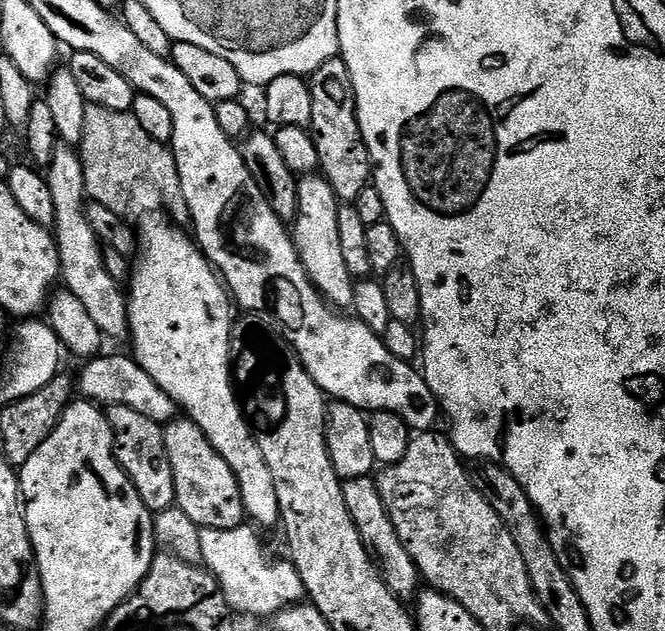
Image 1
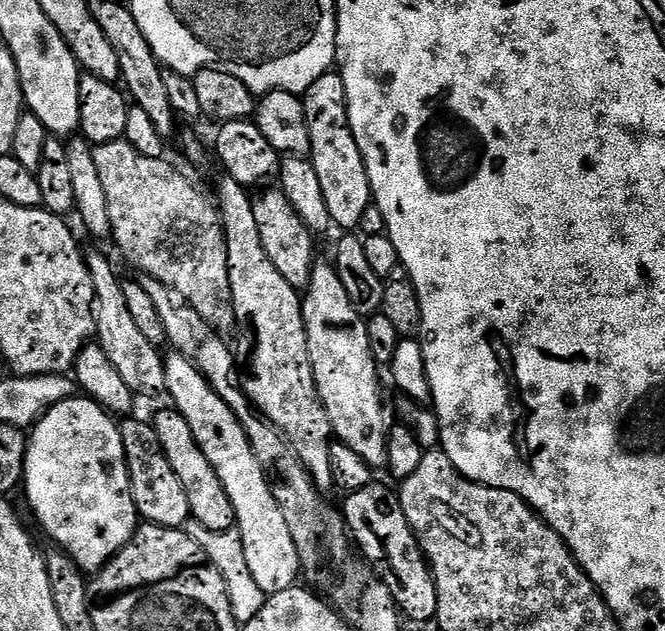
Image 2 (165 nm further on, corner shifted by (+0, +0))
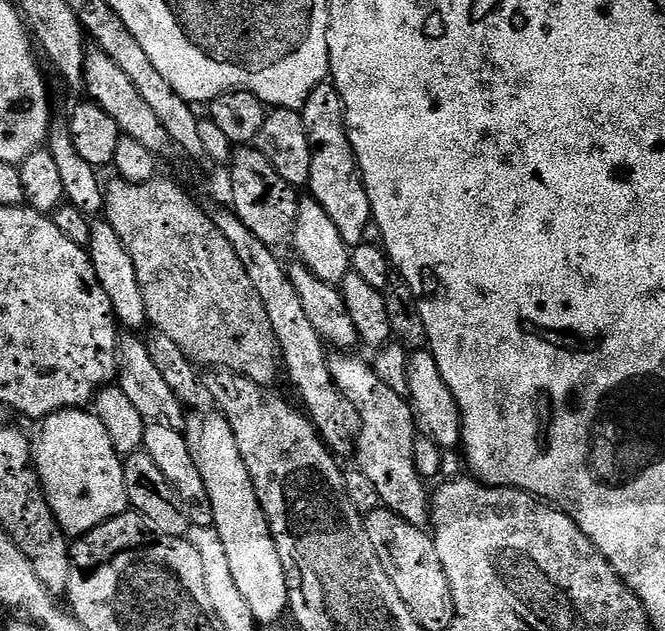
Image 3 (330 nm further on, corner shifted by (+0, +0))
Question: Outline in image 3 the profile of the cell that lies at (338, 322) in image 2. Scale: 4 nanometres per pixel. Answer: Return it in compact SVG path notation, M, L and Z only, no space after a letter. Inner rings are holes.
M336 354L328 361L332 381L338 390L358 410L360 433L354 445L354 460L359 472L373 484L379 503L397 512L406 522L424 526L430 520L430 492L424 489L425 481L416 469L416 422L412 419L412 406L386 382L378 378L371 363L363 364L352 354Z

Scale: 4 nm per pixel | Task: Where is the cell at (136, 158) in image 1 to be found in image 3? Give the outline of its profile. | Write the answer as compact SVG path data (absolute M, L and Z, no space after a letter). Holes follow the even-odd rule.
M114 178L109 184L108 181L106 184L104 212L107 219L119 232L124 245L130 250L130 256L134 258L134 270L138 270L138 286L142 286L142 302L146 302L148 324L173 340L182 349L182 354L191 358L193 364L197 366L209 364L207 366L209 369L236 372L239 376L250 378L255 384L272 386L272 383L276 380L276 368L278 372L278 349L274 326L270 326L270 314L266 314L266 306L262 302L262 298L258 298L258 290L254 290L254 282L250 282L250 277L247 276L242 262L238 262L238 254L234 254L234 246L230 246L230 242L226 242L226 237L222 235L222 230L218 230L218 226L214 226L211 215L207 211L204 213L192 201L191 194L182 185L175 184L172 180L163 180L163 178L142 182L141 184Z

